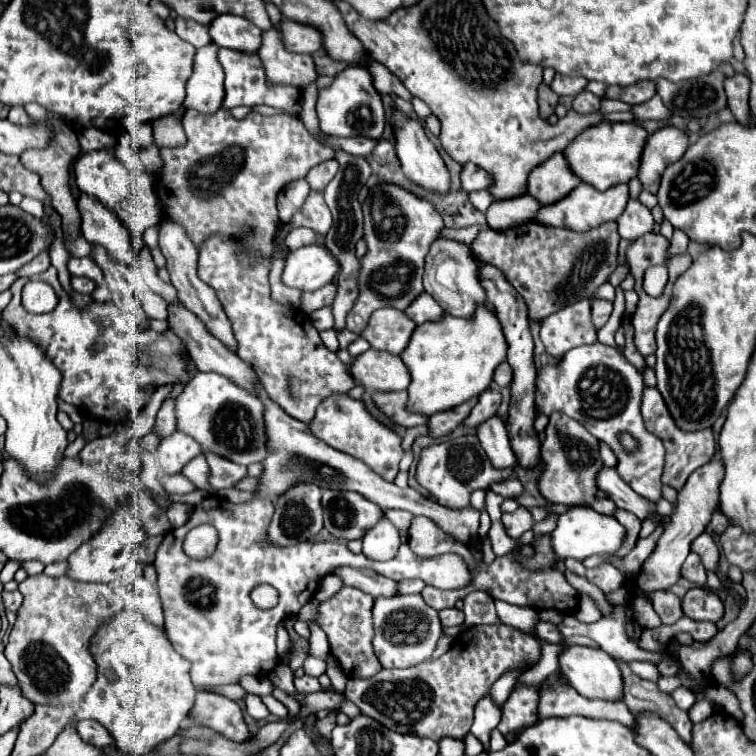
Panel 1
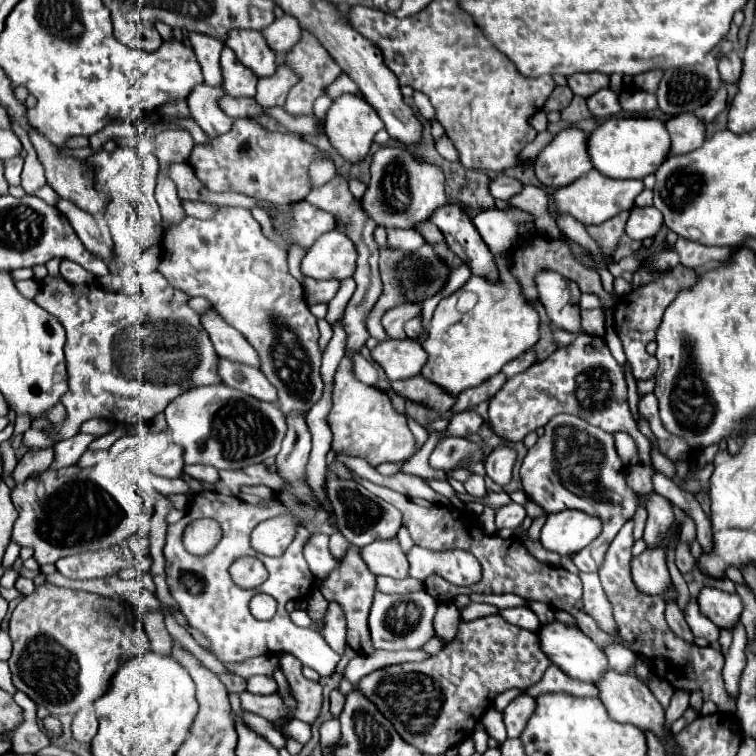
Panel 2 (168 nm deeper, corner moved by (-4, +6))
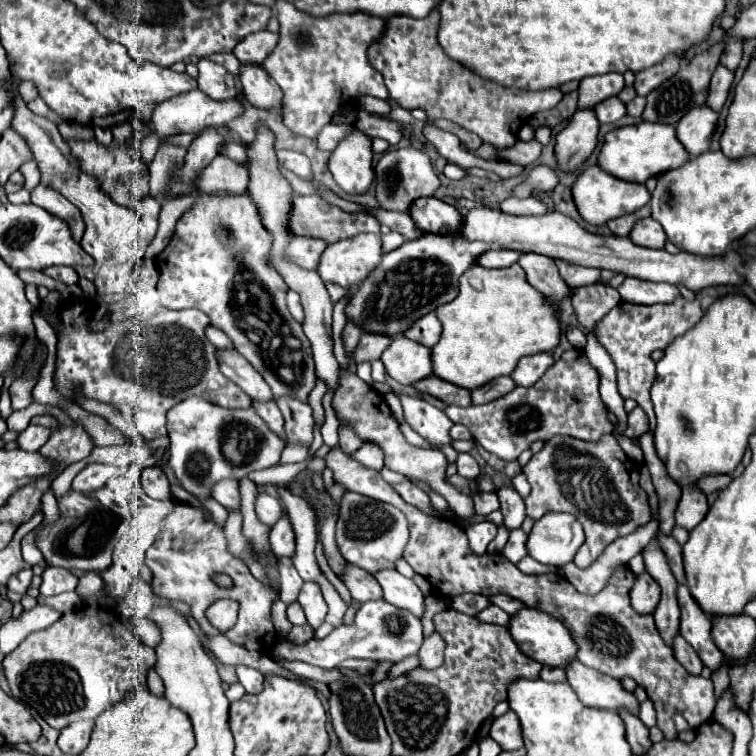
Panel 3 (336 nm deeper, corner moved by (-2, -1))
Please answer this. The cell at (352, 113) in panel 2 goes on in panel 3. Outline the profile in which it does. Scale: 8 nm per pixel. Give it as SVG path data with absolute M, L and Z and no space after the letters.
M358 128L330 156L330 172L346 194L366 194L374 180L370 138Z

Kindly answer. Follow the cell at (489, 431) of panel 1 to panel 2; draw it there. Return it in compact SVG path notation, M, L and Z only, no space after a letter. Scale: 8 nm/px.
M498 445L494 451L490 451L490 455L484 461L486 467L486 475L500 483L500 485L508 485L510 477L512 477L512 467L516 463L516 451L510 445Z

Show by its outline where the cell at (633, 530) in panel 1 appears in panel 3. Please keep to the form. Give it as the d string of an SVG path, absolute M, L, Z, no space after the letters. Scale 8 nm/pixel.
M334 446L326 454L326 466L334 472L334 480L344 484L348 490L392 504L406 514L410 522L410 542L408 548L404 550L404 558L420 576L424 576L432 584L432 590L438 596L450 598L464 592L492 596L506 592L508 596L524 602L530 608L540 608L542 612L552 614L570 630L574 642L578 644L576 658L582 664L618 680L632 678L638 686L646 688L646 694L656 708L656 718L658 718L656 726L664 732L666 740L674 740L678 736L676 726L672 722L672 716L676 712L682 714L692 728L698 728L700 724L710 720L716 706L712 680L688 674L674 658L672 648L668 648L660 638L654 618L650 614L640 616L632 610L628 592L634 586L636 576L630 568L618 568L616 576L612 576L612 580L608 582L608 588L604 588L600 594L596 596L580 594L558 572L528 576L520 572L516 564L504 560L504 556L498 552L472 556L466 532L458 522L446 522L442 518L424 516L420 510L406 504L396 494L396 490L388 482L384 482L380 472L370 470L360 462L348 458L338 446Z

